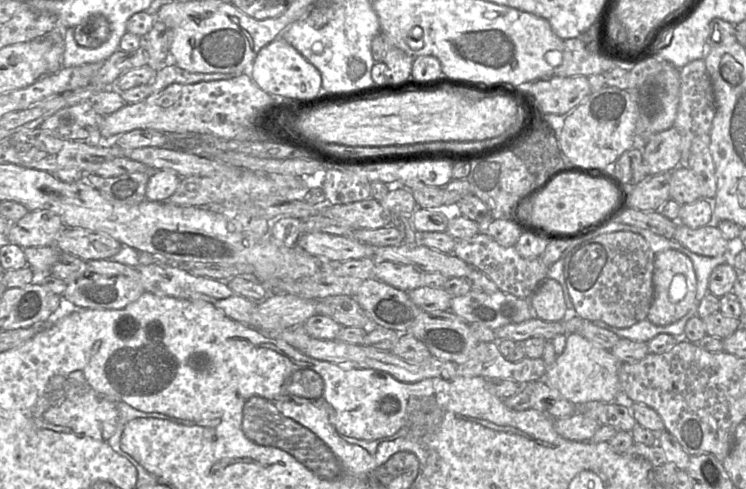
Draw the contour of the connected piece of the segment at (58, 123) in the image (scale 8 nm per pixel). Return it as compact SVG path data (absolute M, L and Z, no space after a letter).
M85 101L60 109L46 118L39 128L60 139L96 142L101 141L103 117Z

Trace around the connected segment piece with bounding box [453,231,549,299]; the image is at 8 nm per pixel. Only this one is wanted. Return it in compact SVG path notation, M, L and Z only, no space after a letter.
M484 231L468 239L457 240L453 253L472 268L487 275L497 285L499 291L522 299L530 299L537 287L547 278L549 266L546 266L540 258L525 259L515 246L504 247Z

